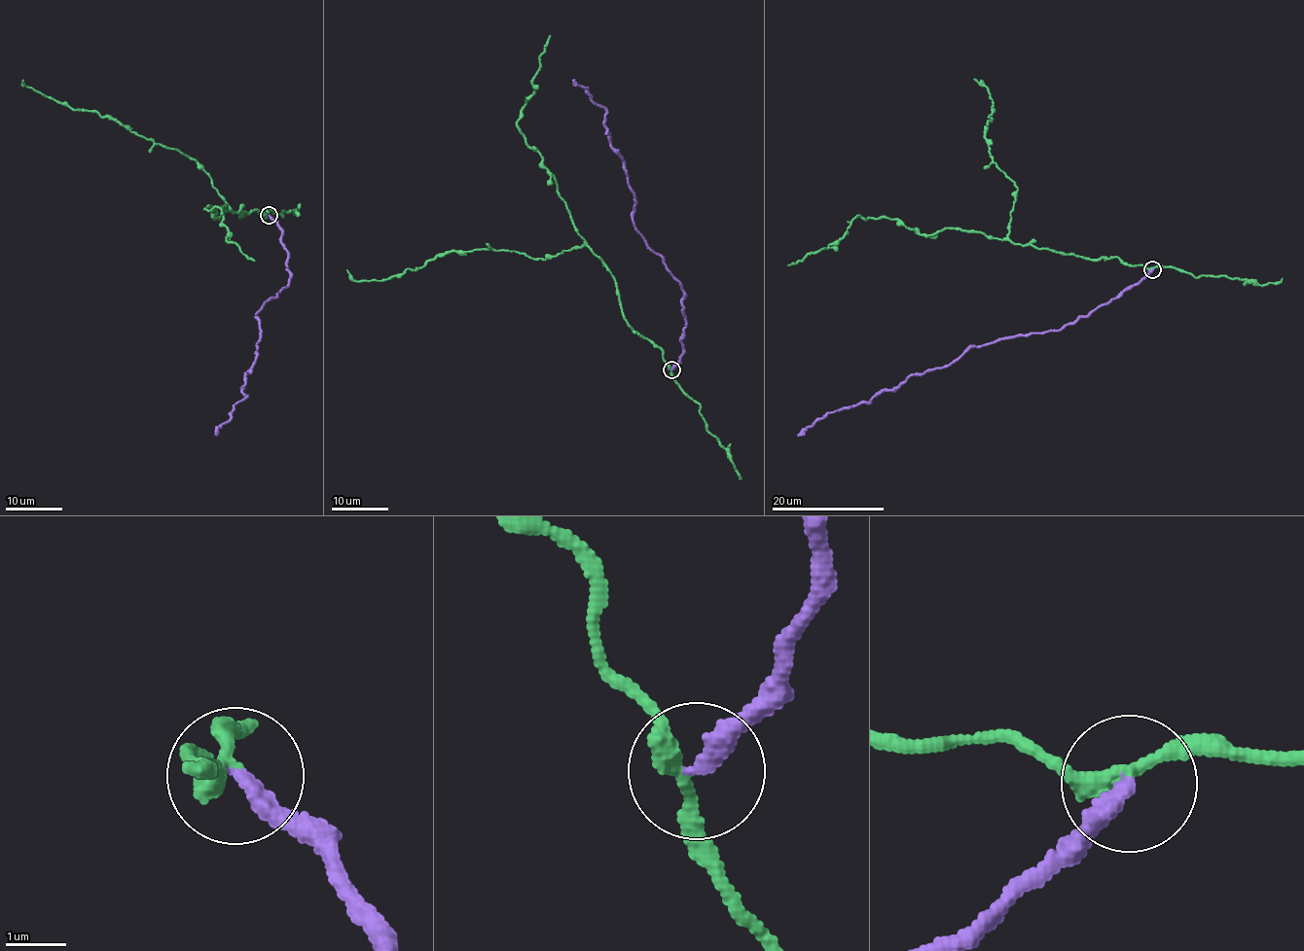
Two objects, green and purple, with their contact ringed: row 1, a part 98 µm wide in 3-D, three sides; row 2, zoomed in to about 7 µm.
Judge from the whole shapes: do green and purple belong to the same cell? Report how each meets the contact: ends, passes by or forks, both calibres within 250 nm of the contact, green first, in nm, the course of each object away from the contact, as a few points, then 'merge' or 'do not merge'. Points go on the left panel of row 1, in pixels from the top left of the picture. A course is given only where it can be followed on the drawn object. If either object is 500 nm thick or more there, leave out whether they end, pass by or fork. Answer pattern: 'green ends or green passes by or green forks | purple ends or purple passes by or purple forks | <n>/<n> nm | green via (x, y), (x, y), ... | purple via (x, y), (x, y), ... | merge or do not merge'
green passes by | purple ends | 260/300 nm | green via (269, 215), (252, 210), (240, 218), (245, 212), (234, 213), (197, 161), (115, 121), (59, 103), (22, 80) | purple via (269, 215), (283, 231), (290, 281), (255, 317), (261, 334), (241, 389), (247, 396), (235, 404), (215, 435) | do not merge

